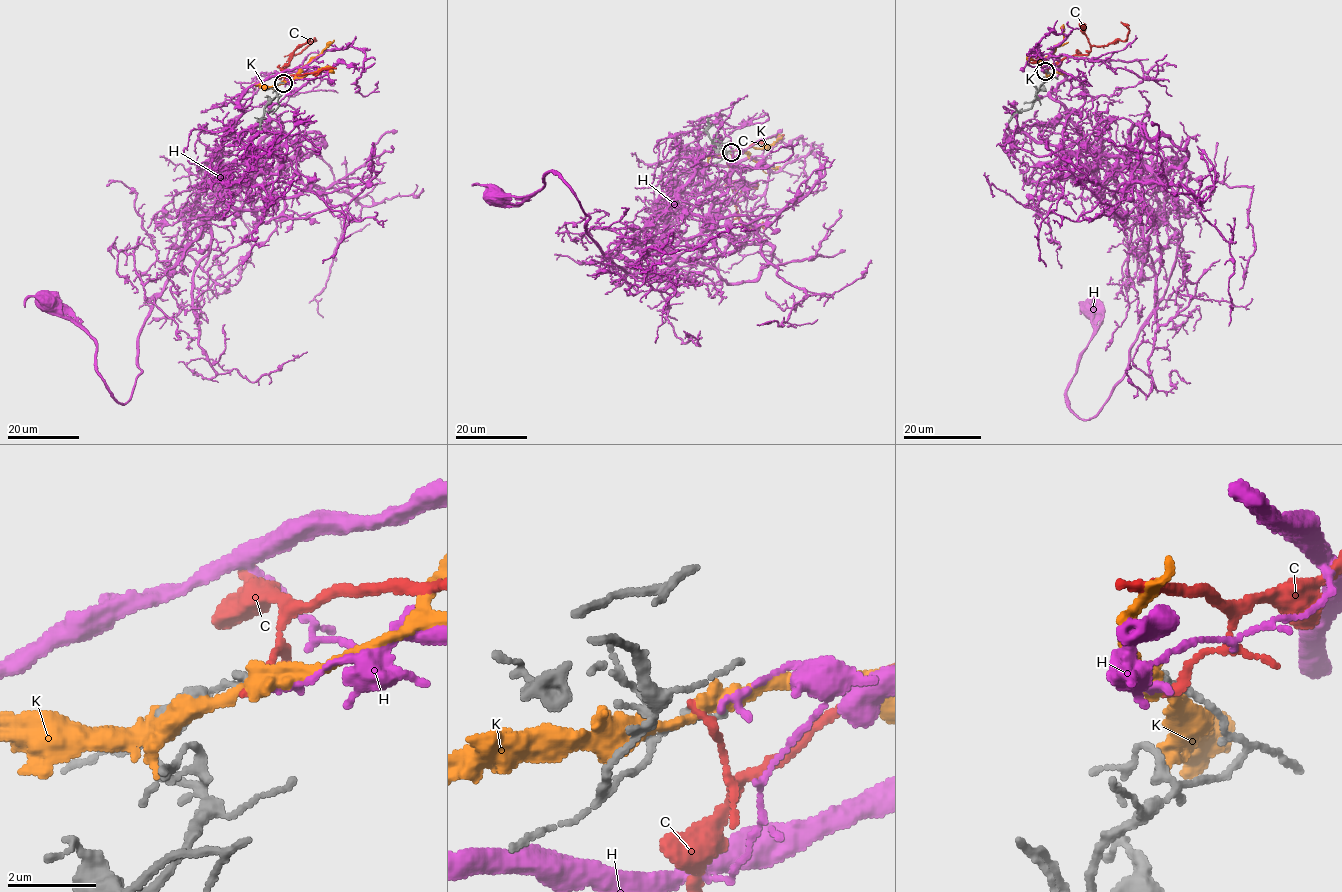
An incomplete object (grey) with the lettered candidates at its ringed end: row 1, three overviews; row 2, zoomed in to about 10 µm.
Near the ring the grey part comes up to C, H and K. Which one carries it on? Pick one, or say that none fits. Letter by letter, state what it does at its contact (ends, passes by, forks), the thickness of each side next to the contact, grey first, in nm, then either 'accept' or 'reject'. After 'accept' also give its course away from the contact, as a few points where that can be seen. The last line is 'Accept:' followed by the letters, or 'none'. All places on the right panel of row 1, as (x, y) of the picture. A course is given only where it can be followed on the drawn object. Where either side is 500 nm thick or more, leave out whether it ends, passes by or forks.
C: it ends; calibres 180 and 200 nm; reject
H: it ends; calibres 160 and 180 nm; accept; course (1045, 71), (1181, 228), (1081, 419), (1092, 304)
K: it passes by; calibres 130 and 320 nm; reject
Accept: H

